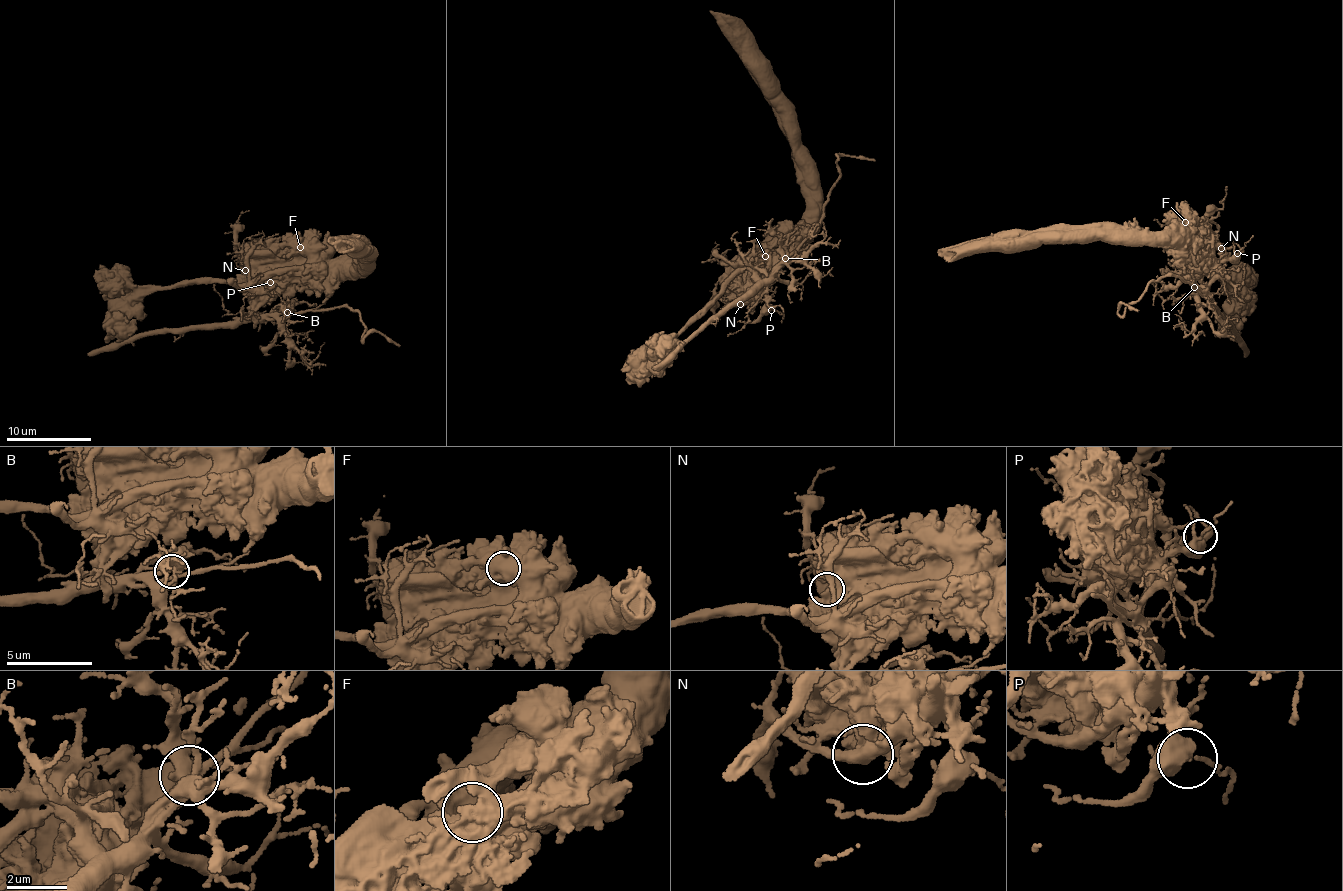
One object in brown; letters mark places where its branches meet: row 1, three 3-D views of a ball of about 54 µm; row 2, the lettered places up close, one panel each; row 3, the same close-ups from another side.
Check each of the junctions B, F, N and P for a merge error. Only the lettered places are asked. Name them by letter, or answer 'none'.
F, N

